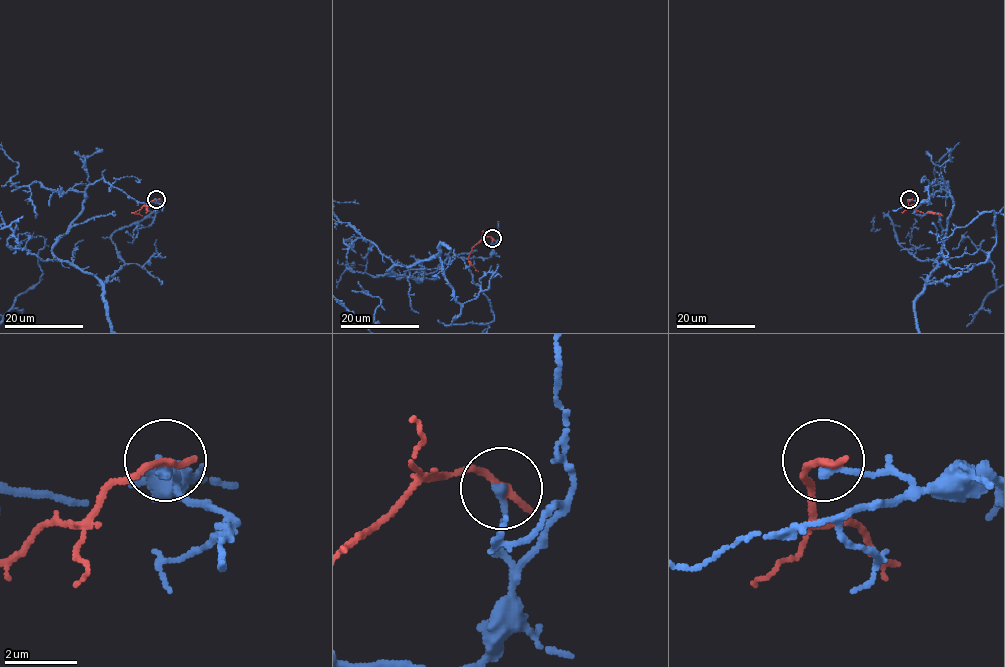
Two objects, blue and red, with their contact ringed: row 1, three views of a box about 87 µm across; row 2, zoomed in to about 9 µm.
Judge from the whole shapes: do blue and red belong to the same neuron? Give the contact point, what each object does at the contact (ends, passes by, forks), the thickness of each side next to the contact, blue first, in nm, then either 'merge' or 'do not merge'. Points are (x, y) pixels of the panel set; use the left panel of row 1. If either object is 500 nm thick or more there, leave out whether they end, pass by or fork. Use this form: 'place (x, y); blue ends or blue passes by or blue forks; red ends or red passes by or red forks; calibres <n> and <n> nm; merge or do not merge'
place (156, 199); blue ends; red ends; calibres 200 and 240 nm; do not merge

